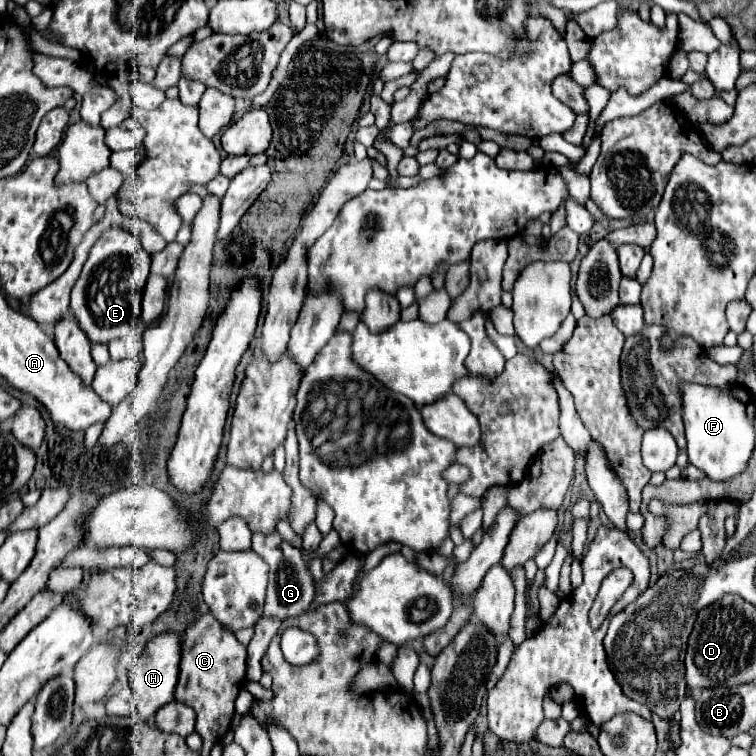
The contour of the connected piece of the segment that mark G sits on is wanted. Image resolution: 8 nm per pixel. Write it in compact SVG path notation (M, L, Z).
M279 532L273 534L253 534L253 546L251 546L267 564L269 564L269 584L267 584L267 598L263 606L263 616L269 618L295 618L303 612L307 612L315 600L315 582L307 568L307 562L303 560L303 554L293 548L287 540L279 536Z

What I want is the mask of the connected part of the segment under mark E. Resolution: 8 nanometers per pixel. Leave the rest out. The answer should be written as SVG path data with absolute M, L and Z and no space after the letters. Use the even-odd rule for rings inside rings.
M123 226L107 228L93 244L79 280L71 290L71 312L91 344L125 338L135 330L141 316L141 294L149 278L151 256L143 250L141 238Z

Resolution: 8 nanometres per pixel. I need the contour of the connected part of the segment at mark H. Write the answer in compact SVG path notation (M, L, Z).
M159 634L147 644L145 652L129 668L129 686L133 690L135 700L139 702L139 718L151 718L161 706L173 702L179 654L181 654L181 638L175 634Z

